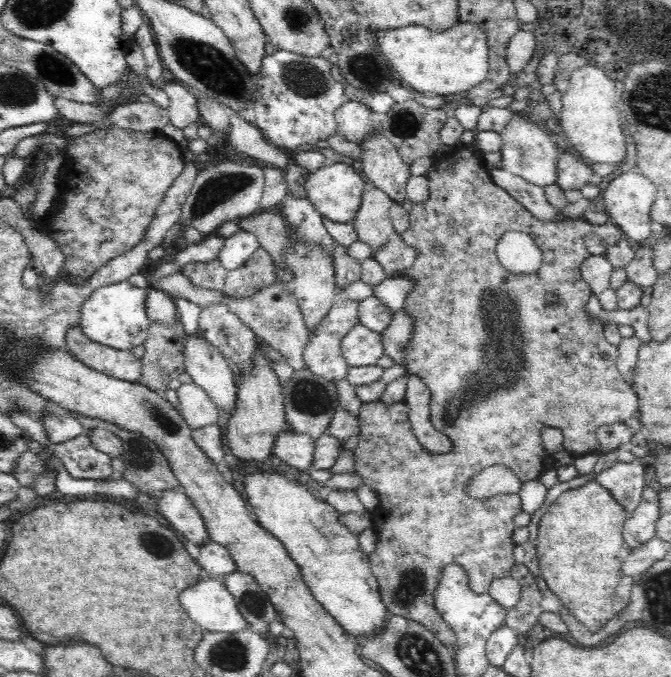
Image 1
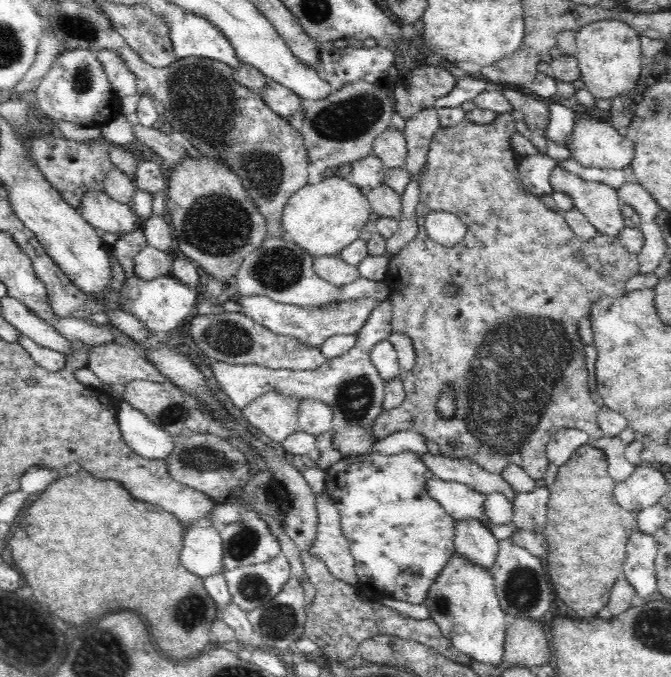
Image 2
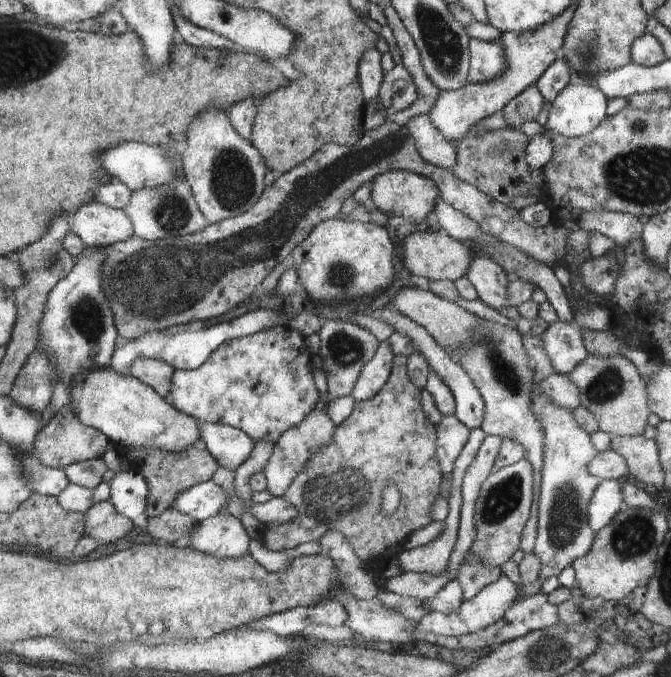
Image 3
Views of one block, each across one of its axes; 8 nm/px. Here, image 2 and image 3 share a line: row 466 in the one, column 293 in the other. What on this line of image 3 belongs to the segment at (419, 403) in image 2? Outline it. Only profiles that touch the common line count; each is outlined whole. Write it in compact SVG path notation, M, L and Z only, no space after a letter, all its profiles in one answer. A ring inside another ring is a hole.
M396 355L382 390L365 402L356 402L352 414L336 427L335 440L306 463L304 470L282 496L298 509L298 516L293 521L266 527L260 542L253 544L256 552L260 546L267 546L271 551L294 548L304 542L317 541L328 531L338 530L349 540L356 556L369 566L371 572L381 571L384 564L403 550L403 544L415 530L432 521L430 507L440 491L443 478L436 456L437 427L423 413L421 389L408 379L407 362L408 358L404 355ZM390 483L397 488L400 498L394 512L384 515L381 512L381 492Z

